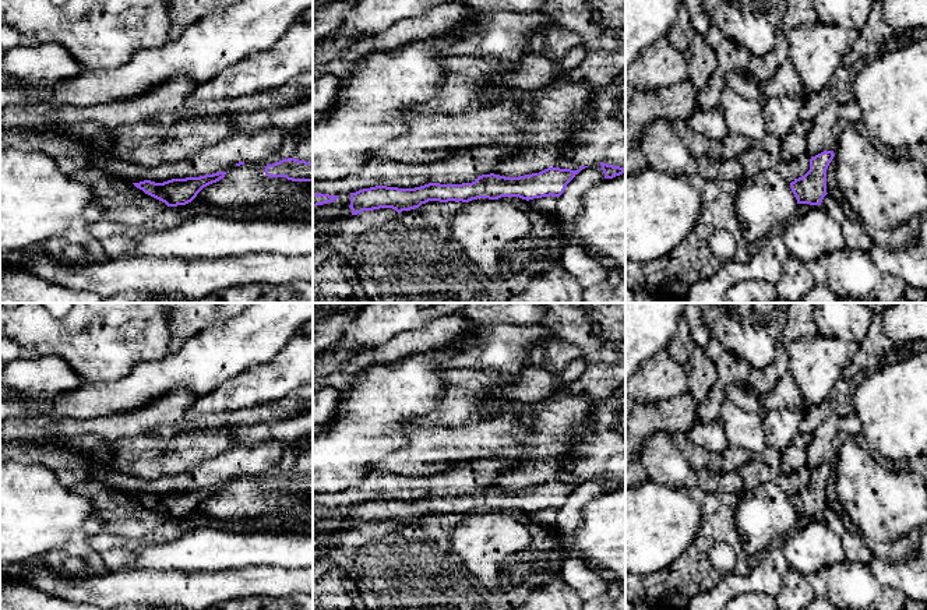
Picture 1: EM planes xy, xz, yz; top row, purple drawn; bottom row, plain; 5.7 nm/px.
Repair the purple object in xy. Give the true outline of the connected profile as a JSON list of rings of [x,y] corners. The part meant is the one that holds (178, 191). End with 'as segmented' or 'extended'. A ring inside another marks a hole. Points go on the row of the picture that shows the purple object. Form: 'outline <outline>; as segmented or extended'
outline [[[218,172],[200,177],[172,179],[163,183],[144,180],[133,184],[168,207],[177,207],[191,202],[204,187],[219,181],[225,174],[226,172]]]; as segmented

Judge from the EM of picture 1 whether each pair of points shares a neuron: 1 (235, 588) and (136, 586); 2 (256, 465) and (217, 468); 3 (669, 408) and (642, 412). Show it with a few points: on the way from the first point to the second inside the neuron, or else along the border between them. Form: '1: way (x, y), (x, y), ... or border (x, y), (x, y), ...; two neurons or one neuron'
1: way (210, 588), (161, 588); one neuron
2: way (246, 465), (226, 468); one neuron
3: way (662, 412), (649, 412); one neuron

